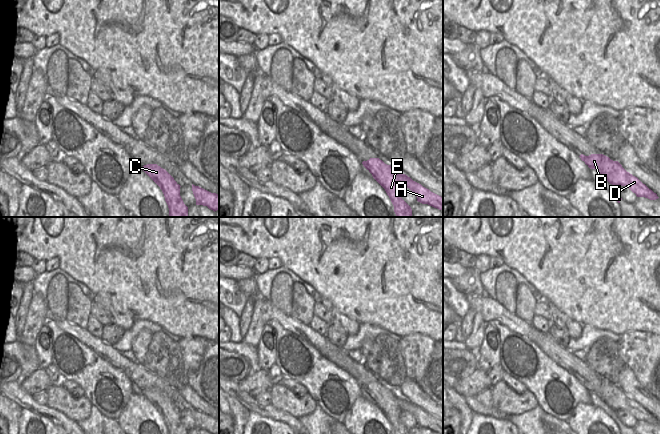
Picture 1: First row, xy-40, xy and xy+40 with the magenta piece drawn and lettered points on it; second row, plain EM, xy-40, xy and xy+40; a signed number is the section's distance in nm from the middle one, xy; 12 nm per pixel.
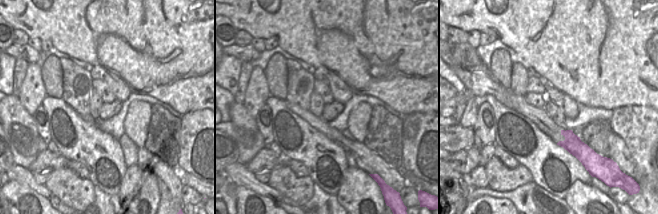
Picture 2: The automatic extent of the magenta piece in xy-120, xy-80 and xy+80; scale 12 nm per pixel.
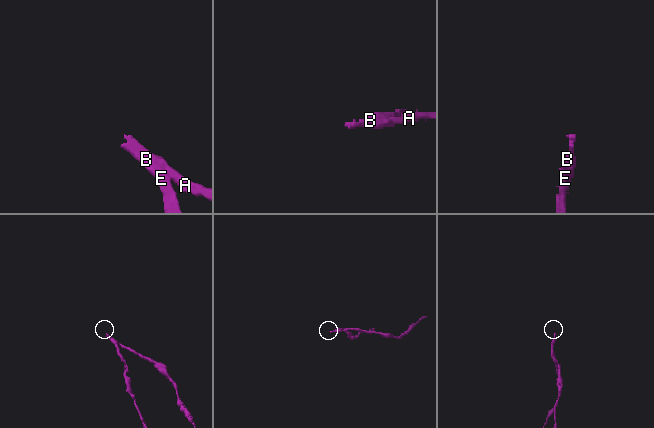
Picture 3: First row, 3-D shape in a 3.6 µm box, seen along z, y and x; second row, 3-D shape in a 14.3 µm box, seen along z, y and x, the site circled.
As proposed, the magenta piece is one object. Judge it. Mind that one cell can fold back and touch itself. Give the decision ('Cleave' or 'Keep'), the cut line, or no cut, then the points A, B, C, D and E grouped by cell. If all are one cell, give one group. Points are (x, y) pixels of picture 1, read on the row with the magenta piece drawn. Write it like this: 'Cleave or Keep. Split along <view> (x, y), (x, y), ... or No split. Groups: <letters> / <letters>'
Cleave. Split along xy+40 (590, 167), (600, 168), (602, 166), (604, 175), (612, 183). Groups: A B D / C E.

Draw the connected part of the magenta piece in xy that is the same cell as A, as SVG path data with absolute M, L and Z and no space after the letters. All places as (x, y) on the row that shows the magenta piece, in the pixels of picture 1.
M397 173L397 175L401 186L409 188L416 195L418 202L443 211L443 197L431 192L403 173Z

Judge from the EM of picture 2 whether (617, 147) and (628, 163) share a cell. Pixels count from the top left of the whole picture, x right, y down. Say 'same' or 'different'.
same

